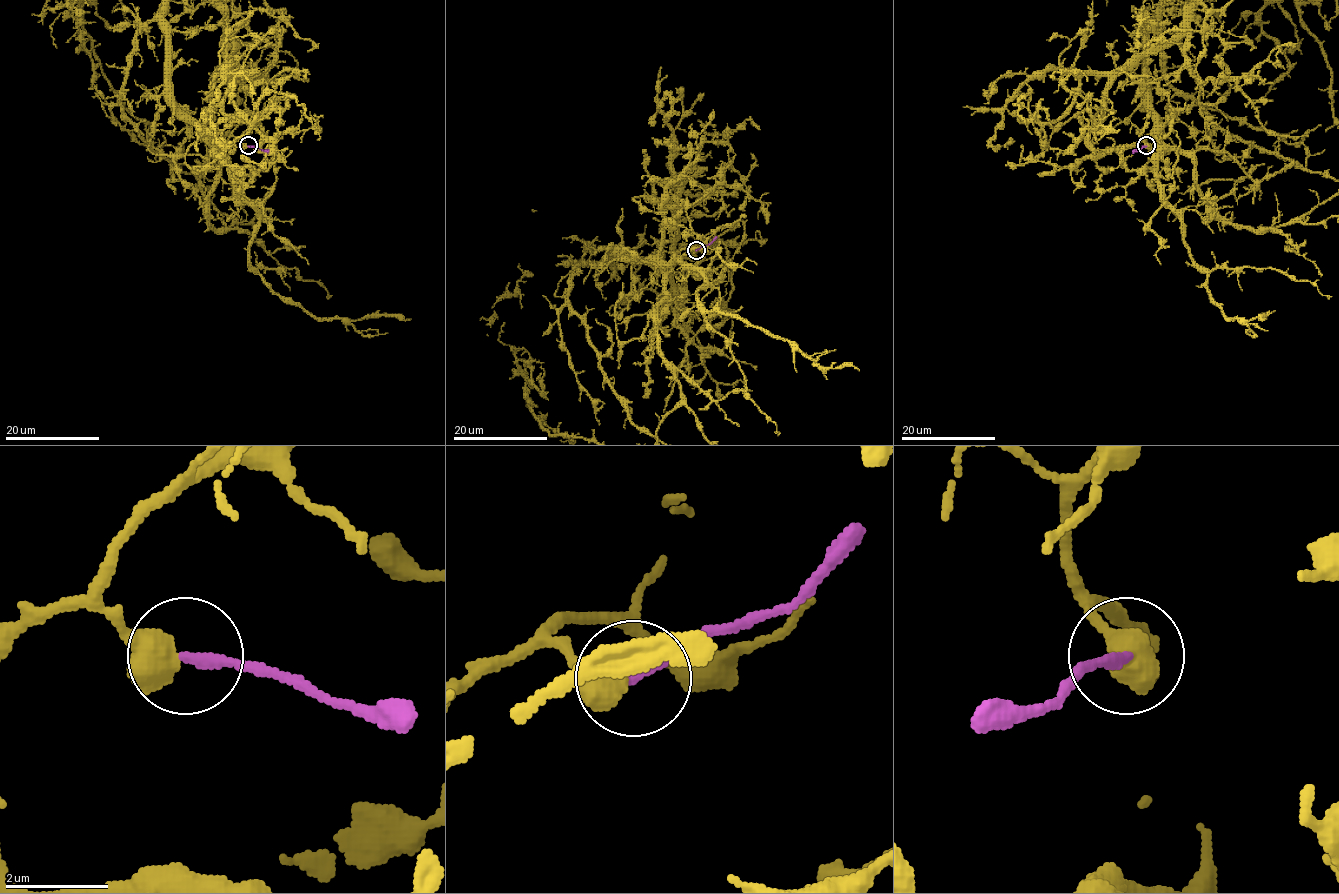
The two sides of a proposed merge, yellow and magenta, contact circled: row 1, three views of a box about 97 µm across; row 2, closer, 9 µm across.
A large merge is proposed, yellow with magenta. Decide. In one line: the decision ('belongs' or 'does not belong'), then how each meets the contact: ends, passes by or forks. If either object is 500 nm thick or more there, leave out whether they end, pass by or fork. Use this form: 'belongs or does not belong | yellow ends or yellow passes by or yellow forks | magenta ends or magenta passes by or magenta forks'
does not belong

